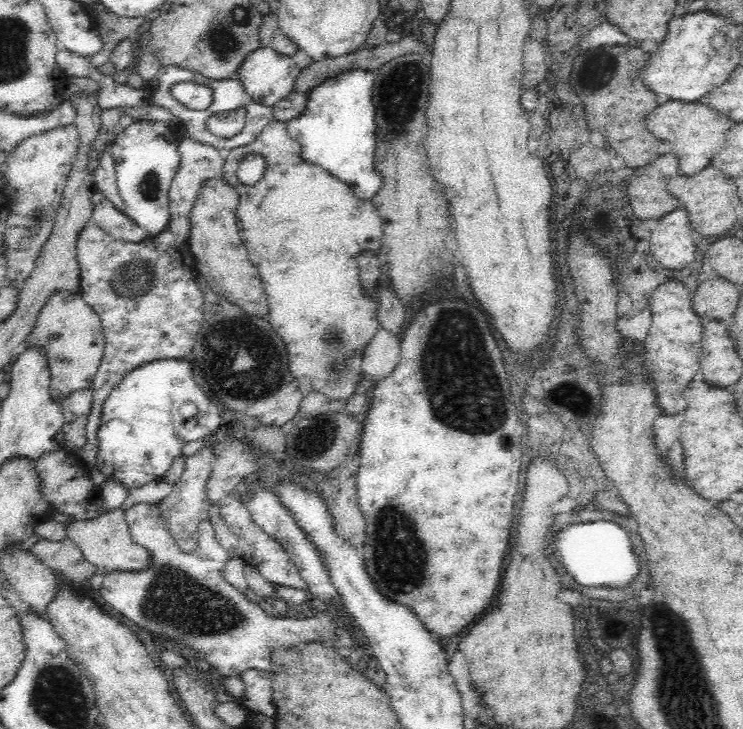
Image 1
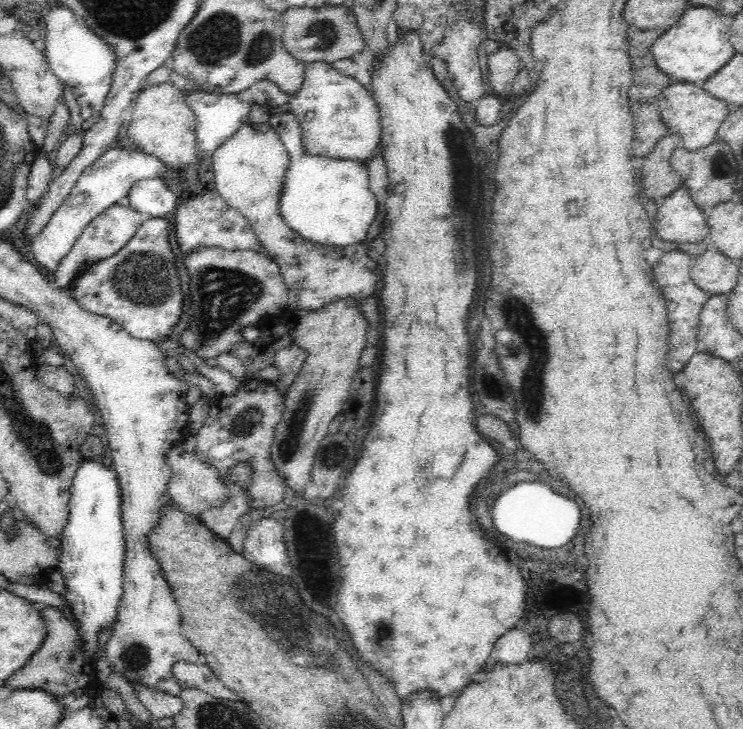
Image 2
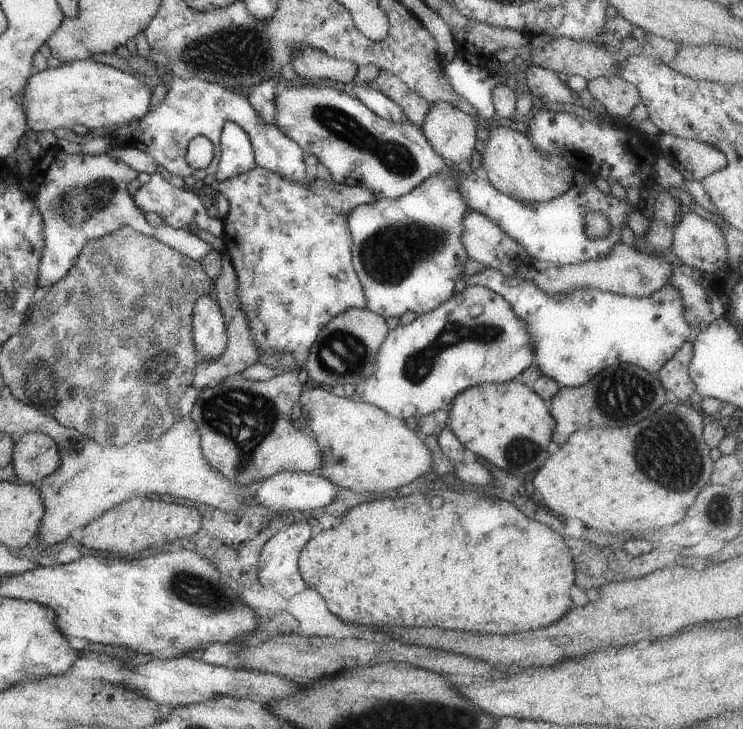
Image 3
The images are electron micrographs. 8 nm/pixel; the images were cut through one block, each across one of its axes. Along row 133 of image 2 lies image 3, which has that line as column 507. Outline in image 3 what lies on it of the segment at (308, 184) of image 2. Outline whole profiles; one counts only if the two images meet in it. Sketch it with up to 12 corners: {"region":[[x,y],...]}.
{"region":[[488,267],[541,375],[579,386],[627,362],[651,374],[694,334],[671,285],[555,298]]}

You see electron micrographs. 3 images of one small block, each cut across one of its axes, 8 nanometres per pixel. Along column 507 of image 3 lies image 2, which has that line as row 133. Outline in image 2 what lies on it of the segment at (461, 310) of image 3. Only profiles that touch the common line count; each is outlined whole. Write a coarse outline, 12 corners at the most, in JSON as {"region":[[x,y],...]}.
{"region":[[331,63],[305,64],[293,96],[262,80],[245,95],[286,110],[306,151],[364,162],[379,106]]}

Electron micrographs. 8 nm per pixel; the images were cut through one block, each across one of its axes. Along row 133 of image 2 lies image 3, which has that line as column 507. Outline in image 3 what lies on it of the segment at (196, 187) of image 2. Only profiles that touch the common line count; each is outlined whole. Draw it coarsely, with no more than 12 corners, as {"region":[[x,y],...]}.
{"region":[[508,127],[489,130],[480,165],[520,202],[564,194],[566,166]]}

